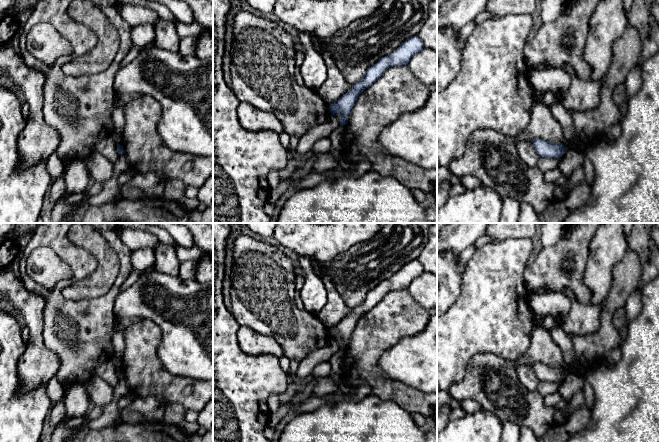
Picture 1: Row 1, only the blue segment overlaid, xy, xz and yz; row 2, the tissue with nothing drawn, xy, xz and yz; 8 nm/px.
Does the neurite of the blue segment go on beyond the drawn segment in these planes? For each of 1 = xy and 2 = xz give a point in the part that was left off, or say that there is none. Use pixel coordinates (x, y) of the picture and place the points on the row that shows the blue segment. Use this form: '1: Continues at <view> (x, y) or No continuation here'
1: No continuation here
2: No continuation here

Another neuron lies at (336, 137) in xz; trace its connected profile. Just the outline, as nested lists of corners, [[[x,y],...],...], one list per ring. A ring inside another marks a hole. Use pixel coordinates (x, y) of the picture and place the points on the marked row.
[[[340,124],[338,128],[330,134],[329,139],[331,141],[331,148],[341,151],[345,132],[346,132],[346,125]]]

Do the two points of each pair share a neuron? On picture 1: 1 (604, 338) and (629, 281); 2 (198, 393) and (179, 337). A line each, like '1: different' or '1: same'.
1: same
2: different

